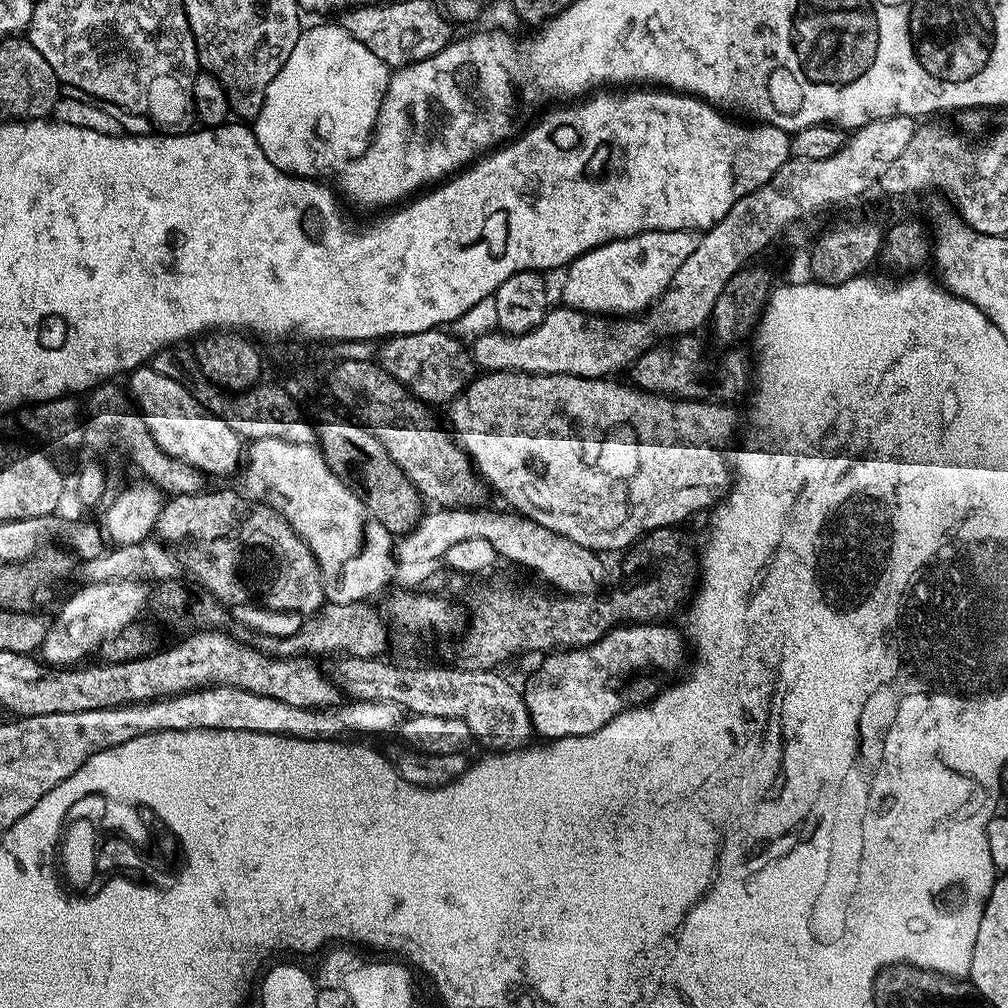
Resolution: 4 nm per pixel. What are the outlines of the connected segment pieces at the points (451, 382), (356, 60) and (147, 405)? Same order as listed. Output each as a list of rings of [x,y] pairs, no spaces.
[[[432,329],[385,339],[379,345],[379,367],[397,379],[405,391],[420,402],[430,406],[450,403],[470,382],[474,365],[469,353],[460,348],[461,341],[446,333],[445,329]]]
[[[320,24],[317,28],[305,27],[300,33],[294,50],[290,50],[290,58],[286,58],[282,70],[278,70],[278,74],[268,83],[268,89],[264,91],[264,101],[260,107],[260,113],[257,114],[254,121],[256,141],[262,154],[266,156],[269,163],[276,167],[277,171],[295,174],[301,178],[324,178],[327,172],[334,171],[333,173],[335,173],[341,166],[353,163],[355,157],[367,150],[372,139],[376,119],[380,113],[380,103],[384,97],[384,91],[388,88],[389,75],[390,69],[382,62],[382,58],[378,58],[378,54],[370,54],[370,50],[366,50],[366,46],[362,46],[362,42],[355,40],[348,32],[344,31],[343,27],[336,25],[335,28],[332,24]]]
[[[150,366],[133,369],[128,379],[131,399],[134,398],[142,412],[148,436],[166,455],[212,476],[224,476],[235,470],[236,463],[241,463],[241,437],[222,418],[197,407],[197,399],[183,388],[179,379],[164,376]]]

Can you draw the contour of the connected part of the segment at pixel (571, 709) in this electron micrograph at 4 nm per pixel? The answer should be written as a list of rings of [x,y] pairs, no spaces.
[[[664,622],[629,623],[605,633],[600,640],[588,647],[556,650],[545,655],[536,672],[536,677],[523,689],[525,706],[532,719],[532,730],[545,741],[560,740],[564,736],[593,736],[598,729],[606,726],[618,714],[628,708],[643,706],[655,697],[677,675],[680,659],[684,656],[686,640]]]

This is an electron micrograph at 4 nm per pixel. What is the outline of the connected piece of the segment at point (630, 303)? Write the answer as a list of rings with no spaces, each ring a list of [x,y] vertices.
[[[643,232],[595,248],[567,265],[563,303],[585,314],[640,314],[648,303],[649,307],[664,295],[678,266],[695,250],[696,242],[692,232]]]

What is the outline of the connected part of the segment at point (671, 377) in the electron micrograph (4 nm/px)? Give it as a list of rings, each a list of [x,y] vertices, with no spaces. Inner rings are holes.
[[[680,334],[669,339],[672,340],[669,344],[657,343],[649,348],[630,366],[631,383],[642,392],[682,400],[715,398],[720,402],[732,402],[739,392],[747,393],[750,388],[750,356],[748,360],[746,353],[728,350],[725,356],[711,360],[704,353],[704,344],[698,337],[696,334]]]

